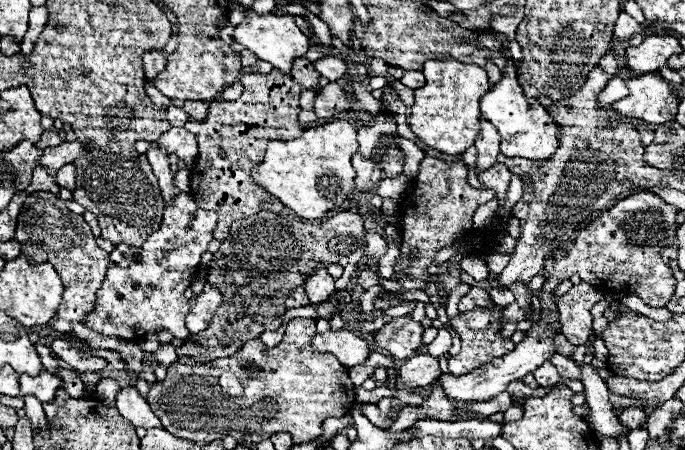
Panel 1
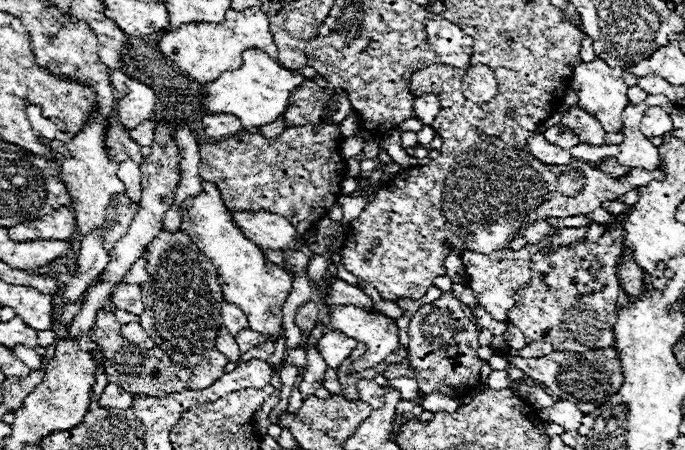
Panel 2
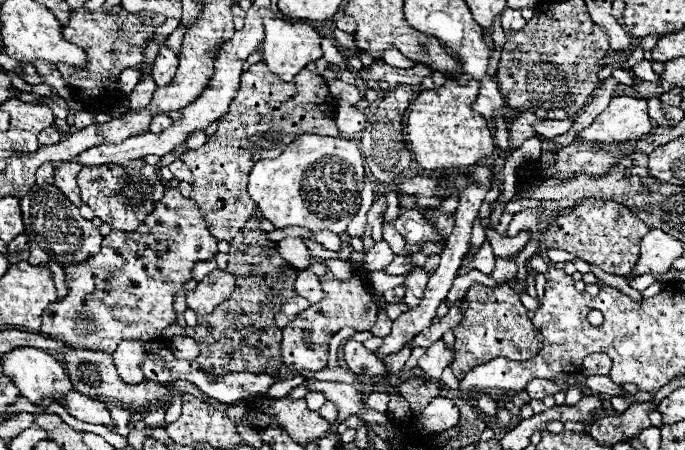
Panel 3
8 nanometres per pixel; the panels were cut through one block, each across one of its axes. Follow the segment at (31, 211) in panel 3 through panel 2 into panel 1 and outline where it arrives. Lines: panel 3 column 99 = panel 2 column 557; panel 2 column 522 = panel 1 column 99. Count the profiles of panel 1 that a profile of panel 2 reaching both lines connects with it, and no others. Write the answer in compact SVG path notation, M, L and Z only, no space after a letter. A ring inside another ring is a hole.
M34 192L24 200L14 240L22 244L22 254L28 262L50 262L60 274L64 292L58 306L58 320L52 328L58 332L70 332L72 322L80 322L84 314L94 308L96 290L106 276L108 252L96 246L92 230L86 224L84 216L68 210L64 200L52 192Z

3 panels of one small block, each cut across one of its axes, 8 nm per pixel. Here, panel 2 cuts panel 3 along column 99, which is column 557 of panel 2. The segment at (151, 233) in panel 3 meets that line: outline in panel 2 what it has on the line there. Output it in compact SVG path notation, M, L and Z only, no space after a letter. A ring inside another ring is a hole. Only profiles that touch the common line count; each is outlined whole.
M624 228L614 232L606 232L596 244L582 242L574 248L562 248L562 252L540 252L534 256L532 264L532 280L530 286L518 292L518 308L510 310L510 324L518 326L522 334L530 340L546 340L554 346L554 350L568 352L588 352L588 350L606 350L614 344L614 322L618 320L618 296L620 284L614 274L614 264L624 240Z

